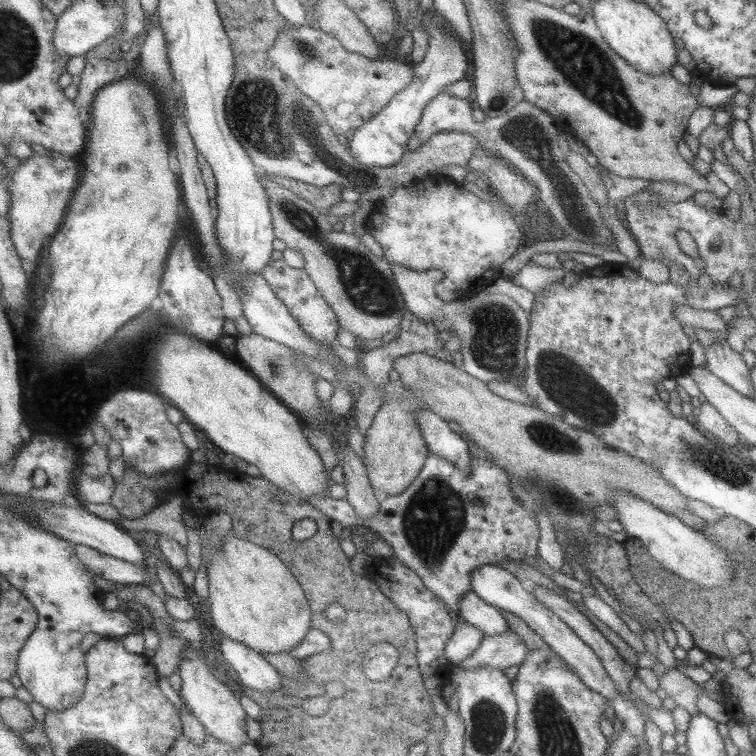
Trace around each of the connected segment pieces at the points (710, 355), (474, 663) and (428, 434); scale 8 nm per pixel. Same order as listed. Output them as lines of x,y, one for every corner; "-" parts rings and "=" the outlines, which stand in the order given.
720,340
706,348
705,358
710,372
713,372
740,394
754,399
755,390
752,386
751,368
746,365
741,353
730,348
726,340
=
514,631
485,636
481,645
460,666
464,670
488,665
504,670
520,666
529,652
523,638
=
424,407
416,413
416,421
422,429
422,437
430,453
456,464
458,470
470,474
472,455
470,455
468,443
462,436
450,430
449,421
437,416
429,407

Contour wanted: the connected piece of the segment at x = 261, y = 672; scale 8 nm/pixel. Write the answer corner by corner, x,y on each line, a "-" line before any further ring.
224,636
221,640
222,658
230,664
231,672
244,687
271,691
282,687
282,675
257,650

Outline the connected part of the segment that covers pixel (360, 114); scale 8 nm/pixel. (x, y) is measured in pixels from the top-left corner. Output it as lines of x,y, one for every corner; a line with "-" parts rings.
286,22
275,44
270,47
269,59
296,84
296,88
316,101
324,110
328,124
337,134
349,136
363,122
376,116
397,92
408,87
414,75
410,61
371,59
350,52
331,34
308,25
294,26

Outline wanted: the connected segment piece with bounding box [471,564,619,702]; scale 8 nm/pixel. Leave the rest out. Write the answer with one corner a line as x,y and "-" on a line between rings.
482,565
472,571
471,590
482,600
492,606
504,609
519,617
522,617
548,644
552,650
558,653
578,674
582,682
605,696
607,701
614,701
619,696
619,690
615,687
612,678
605,671
600,657
579,636
560,620
549,608
546,608
534,595
524,589
522,582
514,574
504,570
502,565

